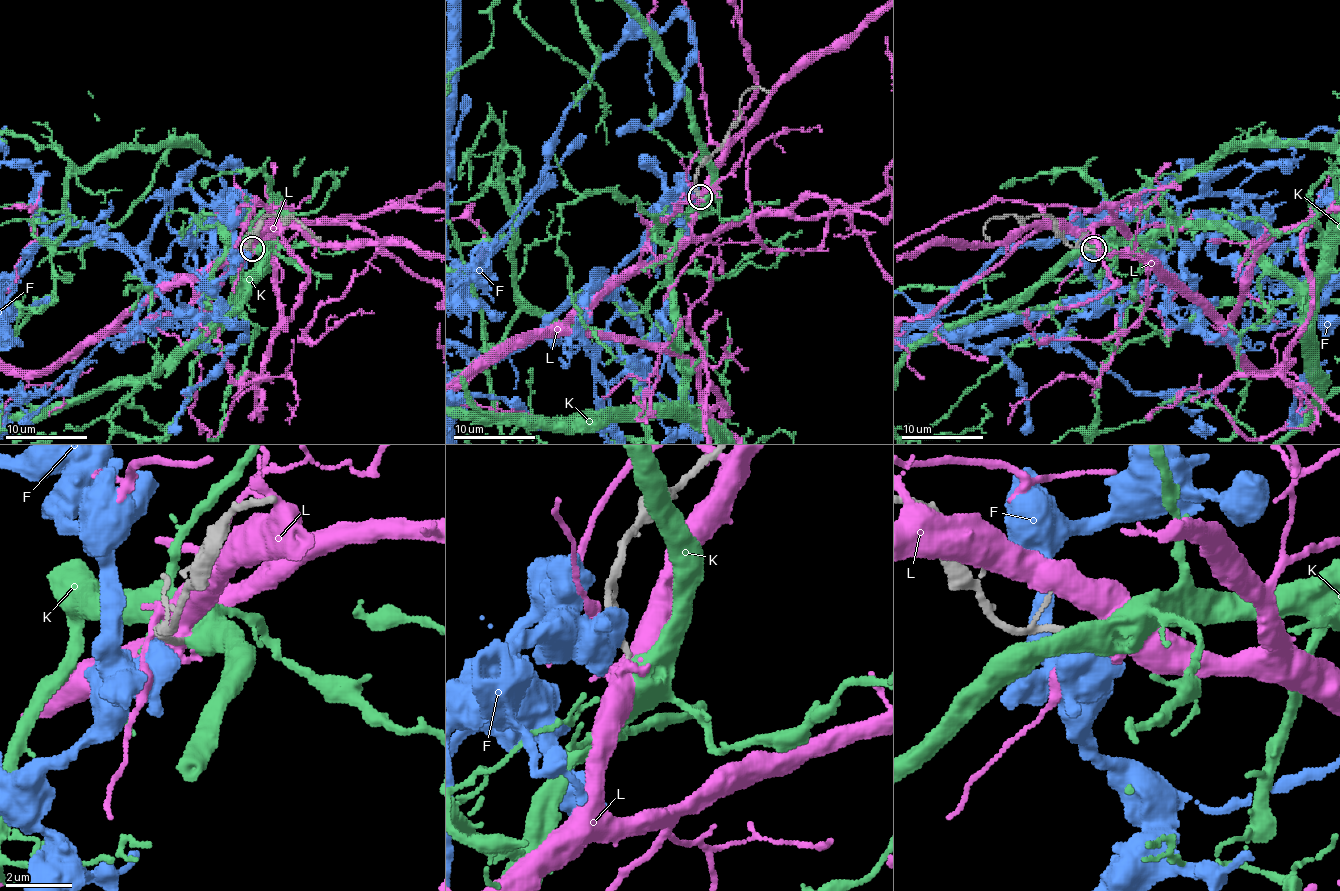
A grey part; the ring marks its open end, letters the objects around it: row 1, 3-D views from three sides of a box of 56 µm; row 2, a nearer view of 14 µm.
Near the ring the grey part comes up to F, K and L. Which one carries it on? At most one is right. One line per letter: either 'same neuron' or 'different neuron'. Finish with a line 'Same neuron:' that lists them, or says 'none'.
F: different neuron
K: same neuron
L: different neuron
Same neuron: K

